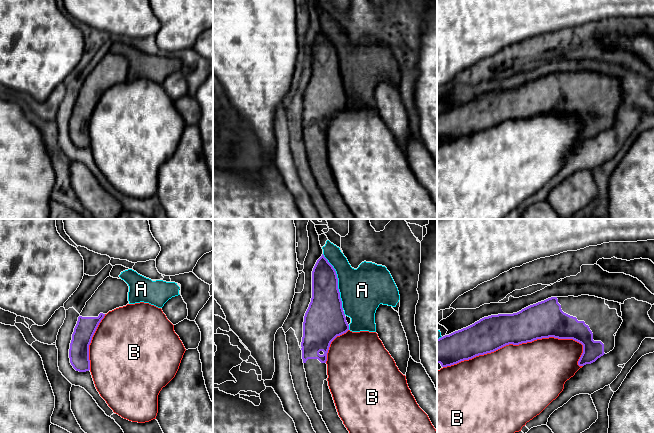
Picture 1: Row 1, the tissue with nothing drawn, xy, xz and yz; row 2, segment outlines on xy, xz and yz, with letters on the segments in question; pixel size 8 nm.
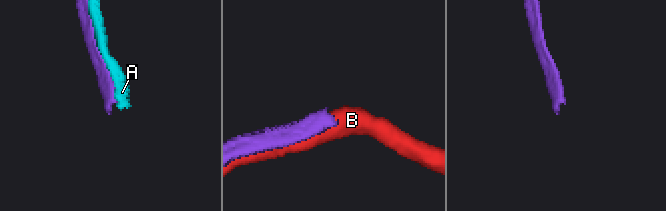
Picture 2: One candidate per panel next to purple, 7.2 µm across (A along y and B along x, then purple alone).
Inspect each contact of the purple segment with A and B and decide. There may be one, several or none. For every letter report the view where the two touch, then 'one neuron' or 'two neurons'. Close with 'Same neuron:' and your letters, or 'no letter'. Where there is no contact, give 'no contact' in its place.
A: contact in xz; two neurons
B: contact in yz; two neurons
Same neuron: no letter

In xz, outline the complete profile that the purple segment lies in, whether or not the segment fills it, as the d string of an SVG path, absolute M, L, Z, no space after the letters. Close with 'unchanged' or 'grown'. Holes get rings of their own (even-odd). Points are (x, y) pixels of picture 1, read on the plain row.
M322 30L312 47L312 74L304 92L301 126L312 174L336 219L355 219L338 191L327 157L326 137L330 120L337 112L346 109L348 106L349 101L342 84L336 47Z; grown

